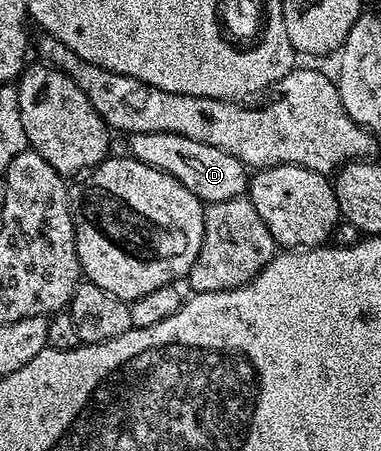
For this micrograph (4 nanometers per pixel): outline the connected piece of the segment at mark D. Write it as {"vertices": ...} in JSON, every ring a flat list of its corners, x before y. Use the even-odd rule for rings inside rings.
{"vertices":[[174,133,133,135,127,142,132,150,129,151,131,158,158,169,164,175,174,177,205,205,239,199,248,190,250,175,244,164,230,157,230,153,222,153,222,149,214,149,214,145,202,145,202,141,190,141,190,137]]}

